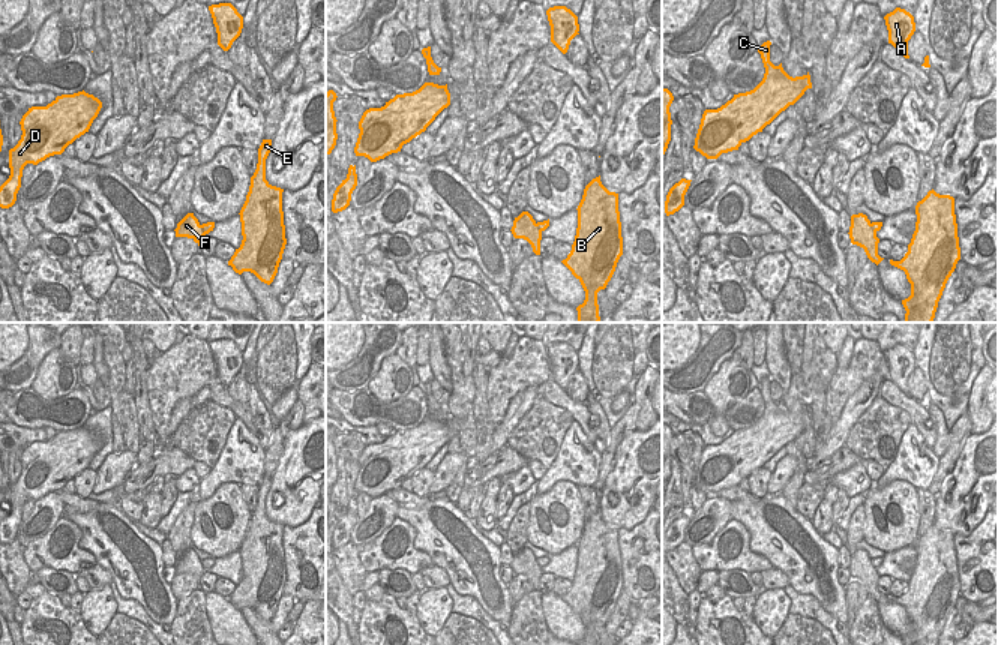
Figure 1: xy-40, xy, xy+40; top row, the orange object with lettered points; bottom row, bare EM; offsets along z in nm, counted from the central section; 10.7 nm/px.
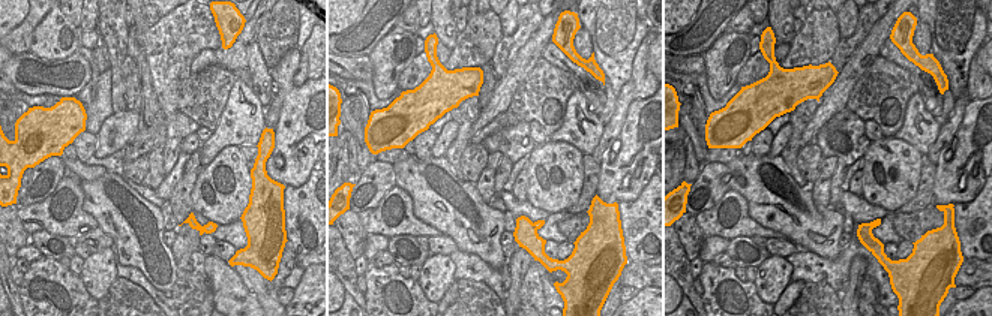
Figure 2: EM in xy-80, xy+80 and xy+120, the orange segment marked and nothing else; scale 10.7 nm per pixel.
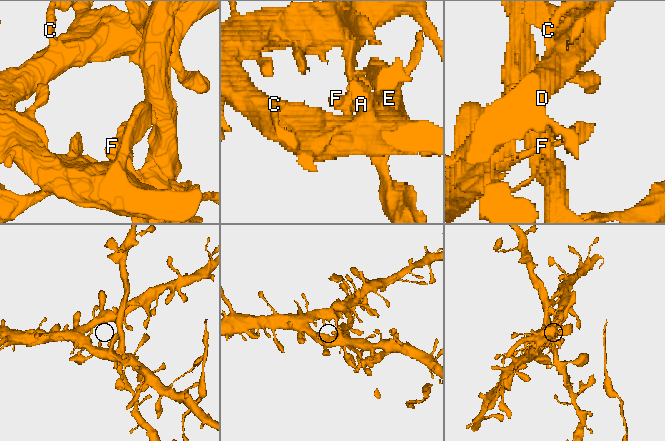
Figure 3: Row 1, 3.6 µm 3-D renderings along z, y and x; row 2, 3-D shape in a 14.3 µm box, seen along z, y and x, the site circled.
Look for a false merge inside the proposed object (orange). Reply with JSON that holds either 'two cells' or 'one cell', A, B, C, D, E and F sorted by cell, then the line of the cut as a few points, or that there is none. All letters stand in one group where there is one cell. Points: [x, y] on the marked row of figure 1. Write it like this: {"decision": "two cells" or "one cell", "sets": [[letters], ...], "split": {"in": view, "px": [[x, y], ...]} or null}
{"decision": "two cells", "sets": [["A", "C", "D"], ["B", "E", "F"]], "split": {"in": "xy-40", "px": [[200, 225], [204, 234]]}}

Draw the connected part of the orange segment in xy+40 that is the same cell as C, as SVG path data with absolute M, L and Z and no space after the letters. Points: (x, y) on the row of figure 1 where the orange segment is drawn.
M767 40L758 48L765 68L762 81L750 92L734 94L720 108L704 111L693 148L707 159L717 159L722 153L738 150L743 142L762 132L782 111L794 105L807 88L812 88L809 72L792 78L783 70L782 63L774 66L770 62L770 45L771 42Z

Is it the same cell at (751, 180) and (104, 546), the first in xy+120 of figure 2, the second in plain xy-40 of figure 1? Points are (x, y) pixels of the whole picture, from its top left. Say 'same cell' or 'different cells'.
same cell

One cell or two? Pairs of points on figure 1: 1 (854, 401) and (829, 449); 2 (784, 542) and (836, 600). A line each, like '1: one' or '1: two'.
1: one
2: one

